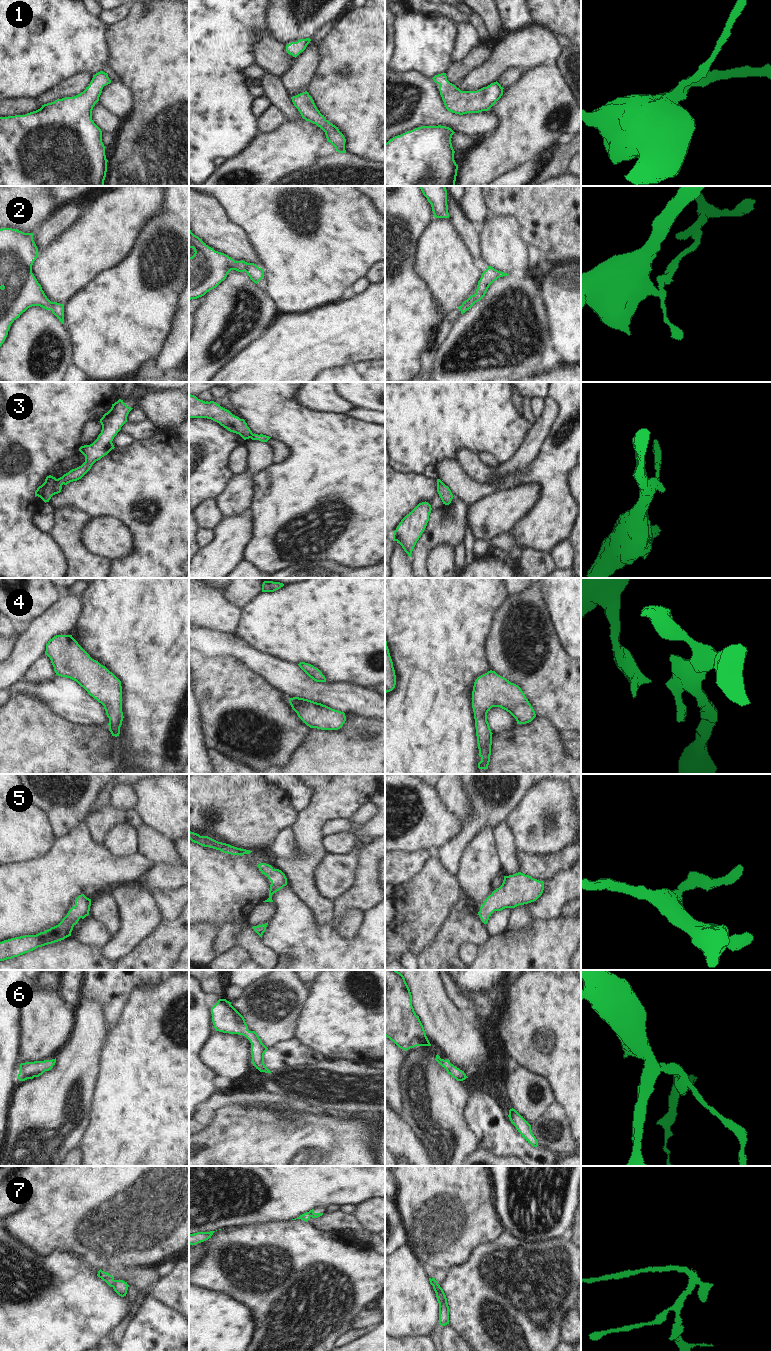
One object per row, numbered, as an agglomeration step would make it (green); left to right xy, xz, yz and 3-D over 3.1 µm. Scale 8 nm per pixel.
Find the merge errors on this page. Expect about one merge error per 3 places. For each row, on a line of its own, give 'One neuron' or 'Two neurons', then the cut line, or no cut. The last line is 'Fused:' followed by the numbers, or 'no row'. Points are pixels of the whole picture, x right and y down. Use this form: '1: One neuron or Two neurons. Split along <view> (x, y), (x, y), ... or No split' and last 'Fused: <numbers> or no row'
1: One neuron. No split
2: Two neurons. Split along xz (248, 263), (245, 271)
3: Two neurons. Split along xy (57, 479), (53, 494)
4: One neuron. No split
5: One neuron. No split
6: One neuron. No split
7: Two neurons. Split along xy (114, 1280), (112, 1286)
Fused: 2, 3, 7

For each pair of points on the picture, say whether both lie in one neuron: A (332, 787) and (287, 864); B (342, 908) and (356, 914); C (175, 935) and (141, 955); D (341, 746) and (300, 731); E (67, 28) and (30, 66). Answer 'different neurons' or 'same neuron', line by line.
A: same neuron
B: different neurons
C: same neuron
D: different neurons
E: same neuron

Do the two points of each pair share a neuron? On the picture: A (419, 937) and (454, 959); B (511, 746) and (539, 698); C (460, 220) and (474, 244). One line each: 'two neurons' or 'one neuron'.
A: two neurons
B: two neurons
C: one neuron

